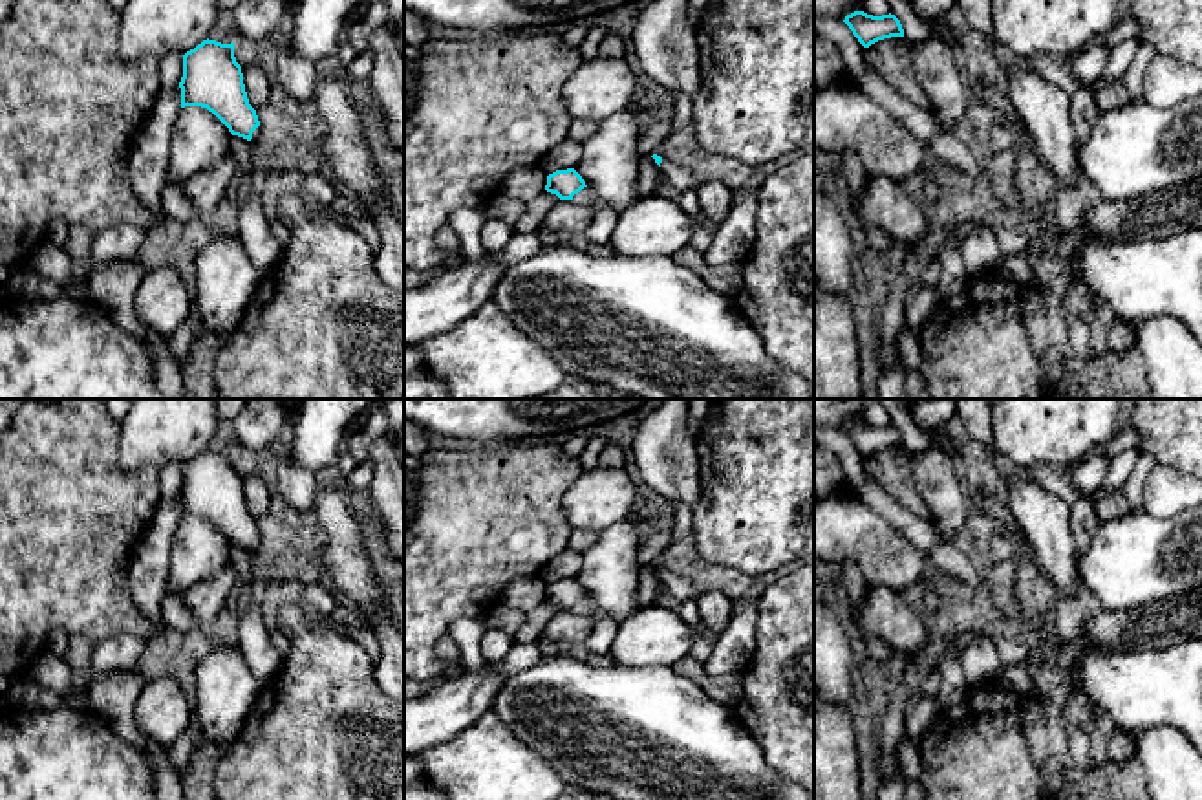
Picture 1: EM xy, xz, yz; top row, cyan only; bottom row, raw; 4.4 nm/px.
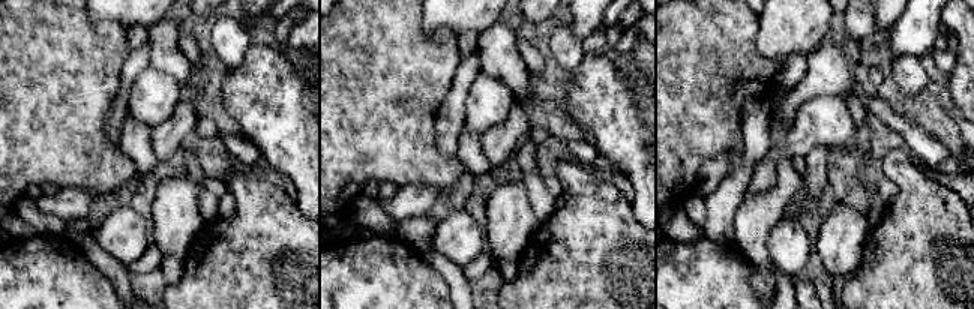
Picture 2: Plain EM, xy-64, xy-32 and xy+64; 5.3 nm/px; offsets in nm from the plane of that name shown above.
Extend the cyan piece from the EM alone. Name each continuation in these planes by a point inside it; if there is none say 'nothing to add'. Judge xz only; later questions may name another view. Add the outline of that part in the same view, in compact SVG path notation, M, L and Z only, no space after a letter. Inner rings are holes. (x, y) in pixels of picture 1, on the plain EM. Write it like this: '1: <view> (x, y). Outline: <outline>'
1: xz (679, 586). Outline: M662 569L659 578L660 578L660 588L668 589L681 600L697 599L703 593L692 580L670 569Z

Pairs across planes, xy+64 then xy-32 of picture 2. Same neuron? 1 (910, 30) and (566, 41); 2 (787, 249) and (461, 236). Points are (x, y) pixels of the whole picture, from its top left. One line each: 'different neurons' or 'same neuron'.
1: different neurons
2: same neuron

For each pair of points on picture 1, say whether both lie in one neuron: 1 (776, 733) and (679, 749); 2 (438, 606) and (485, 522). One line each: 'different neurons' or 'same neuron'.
1: different neurons
2: same neuron

